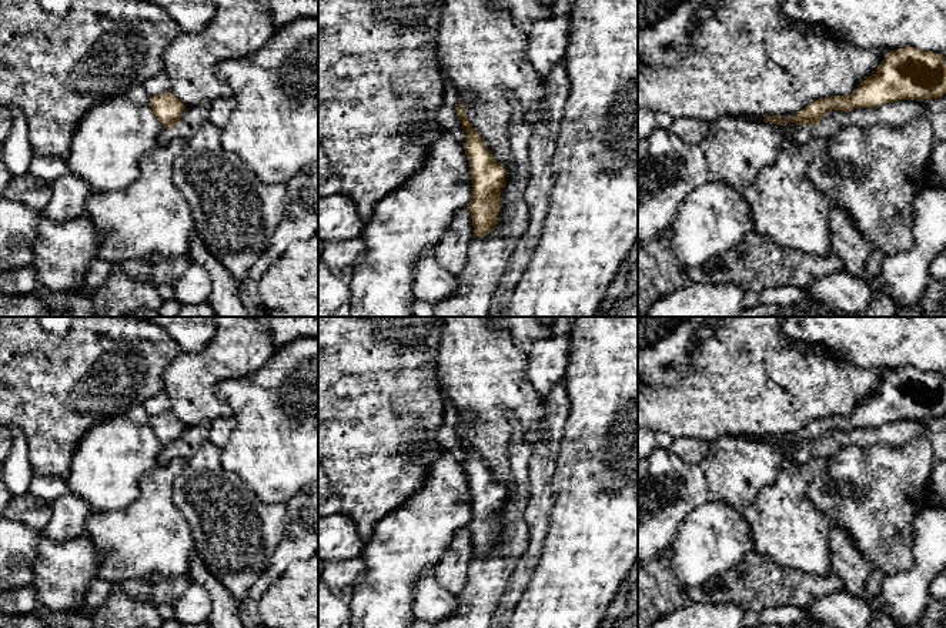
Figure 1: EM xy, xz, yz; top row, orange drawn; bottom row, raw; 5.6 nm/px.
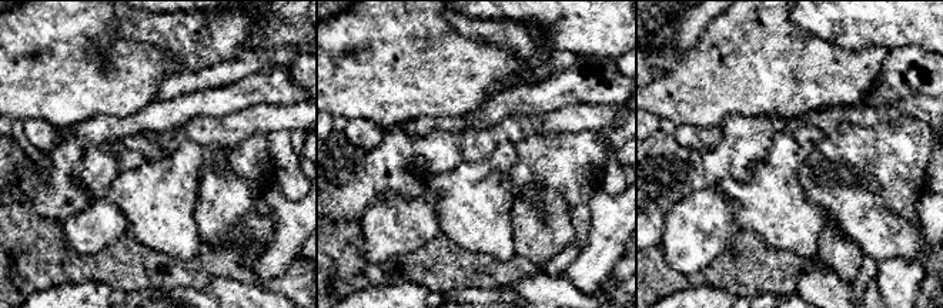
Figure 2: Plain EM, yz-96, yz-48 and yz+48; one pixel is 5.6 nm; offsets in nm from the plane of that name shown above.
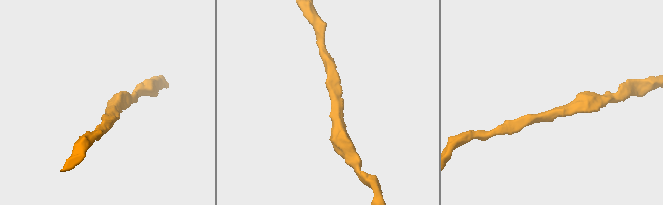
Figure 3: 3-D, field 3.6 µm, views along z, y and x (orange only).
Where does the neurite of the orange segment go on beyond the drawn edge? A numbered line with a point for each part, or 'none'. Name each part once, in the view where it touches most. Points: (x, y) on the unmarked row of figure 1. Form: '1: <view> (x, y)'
none

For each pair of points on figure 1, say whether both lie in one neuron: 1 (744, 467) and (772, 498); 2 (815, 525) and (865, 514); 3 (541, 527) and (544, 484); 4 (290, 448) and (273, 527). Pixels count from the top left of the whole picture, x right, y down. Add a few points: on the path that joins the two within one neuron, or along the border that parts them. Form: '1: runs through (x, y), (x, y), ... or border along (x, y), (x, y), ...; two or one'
1: border along (782, 458), (775, 478), (749, 503), (738, 508); two
2: border along (808, 495), (832, 525); two
3: runs through (541, 517), (541, 494); one
4: border along (248, 487), (266, 501), (284, 503); two

